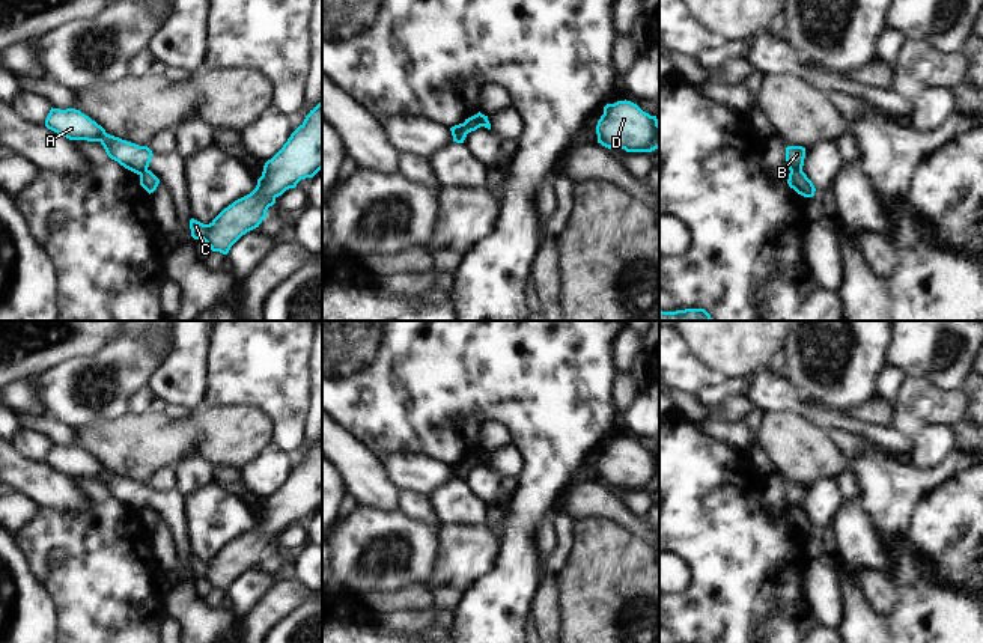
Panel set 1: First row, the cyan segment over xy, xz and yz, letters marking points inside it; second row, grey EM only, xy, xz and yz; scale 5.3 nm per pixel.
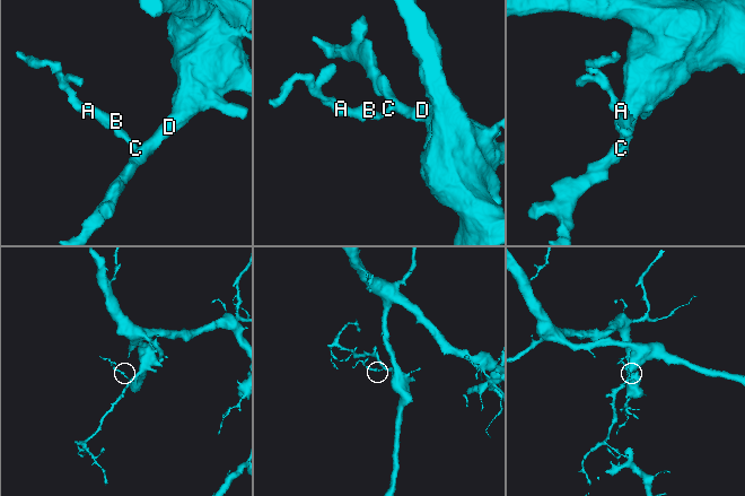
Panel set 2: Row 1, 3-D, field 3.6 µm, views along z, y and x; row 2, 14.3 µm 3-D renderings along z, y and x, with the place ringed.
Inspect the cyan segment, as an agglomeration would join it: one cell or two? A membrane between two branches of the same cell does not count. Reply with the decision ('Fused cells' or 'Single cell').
Fused cells

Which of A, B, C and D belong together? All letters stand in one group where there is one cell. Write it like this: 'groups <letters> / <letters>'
groups A B / C D

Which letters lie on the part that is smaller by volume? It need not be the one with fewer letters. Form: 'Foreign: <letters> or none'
Foreign: A, B

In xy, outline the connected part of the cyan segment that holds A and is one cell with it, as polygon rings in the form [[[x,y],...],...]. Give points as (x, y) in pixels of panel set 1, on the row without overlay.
[[[51,444],[45,464],[69,477],[99,479],[111,497],[137,512],[148,507],[154,492],[148,483],[107,471],[101,462],[75,446]]]

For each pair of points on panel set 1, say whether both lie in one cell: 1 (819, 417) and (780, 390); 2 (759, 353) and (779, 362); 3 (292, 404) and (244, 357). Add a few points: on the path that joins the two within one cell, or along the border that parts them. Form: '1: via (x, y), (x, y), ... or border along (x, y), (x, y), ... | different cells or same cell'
1: via (810, 414), (789, 398) | same cell
2: border along (783, 345), (760, 368) | different cells
3: via (280, 392), (256, 368) | same cell

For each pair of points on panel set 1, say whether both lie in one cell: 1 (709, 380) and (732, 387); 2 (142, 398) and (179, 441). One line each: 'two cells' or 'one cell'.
1: two cells
2: two cells

